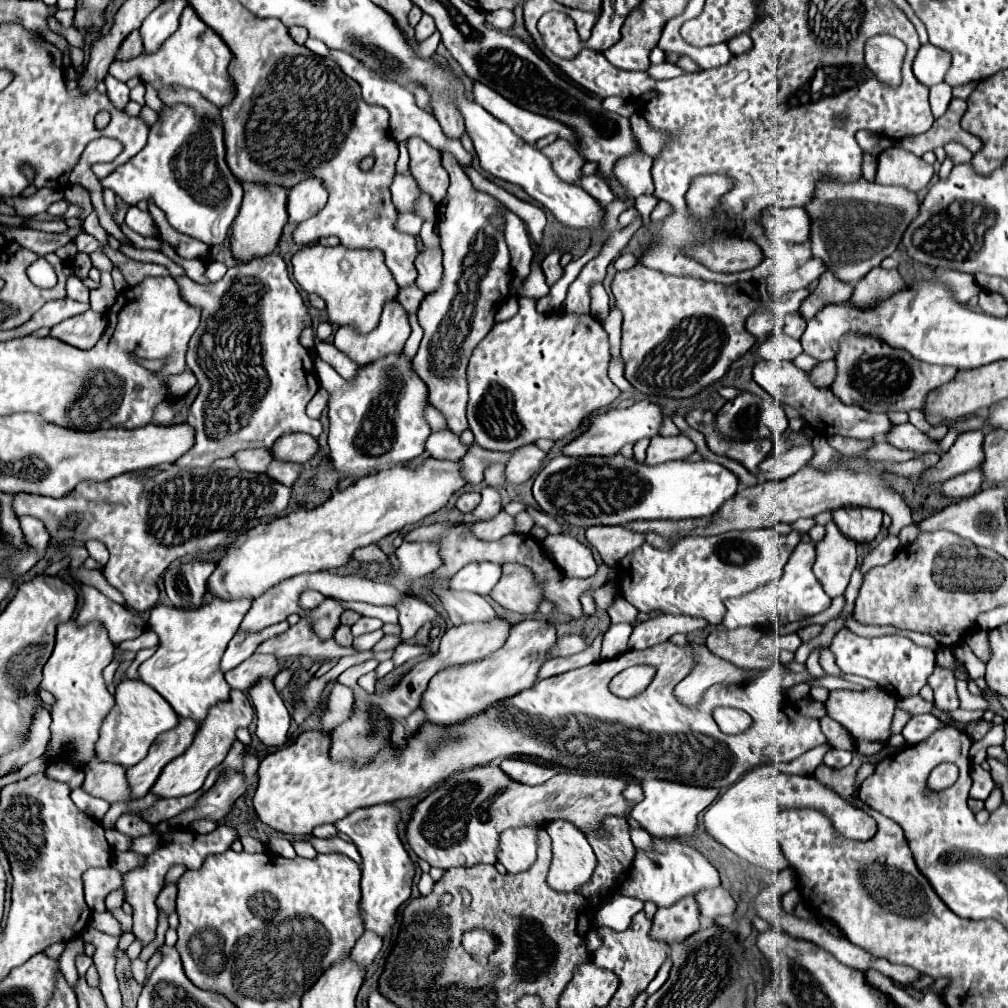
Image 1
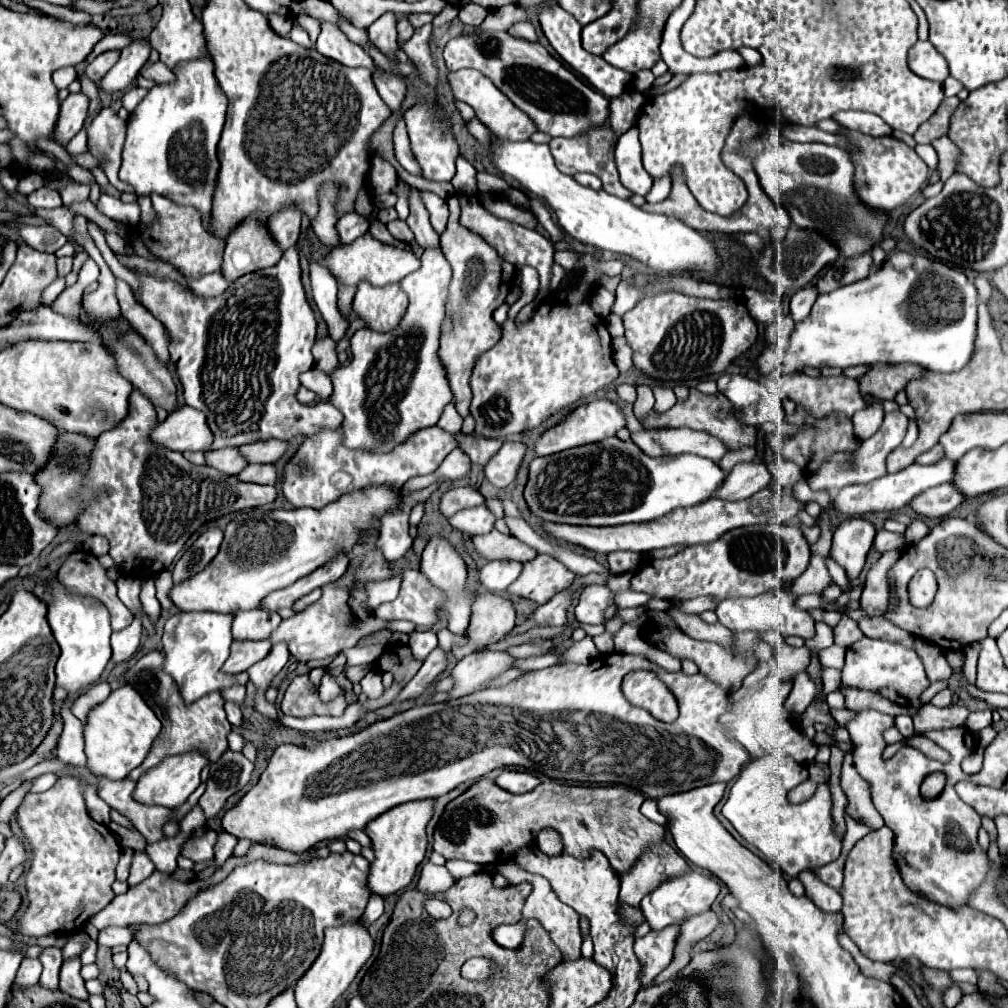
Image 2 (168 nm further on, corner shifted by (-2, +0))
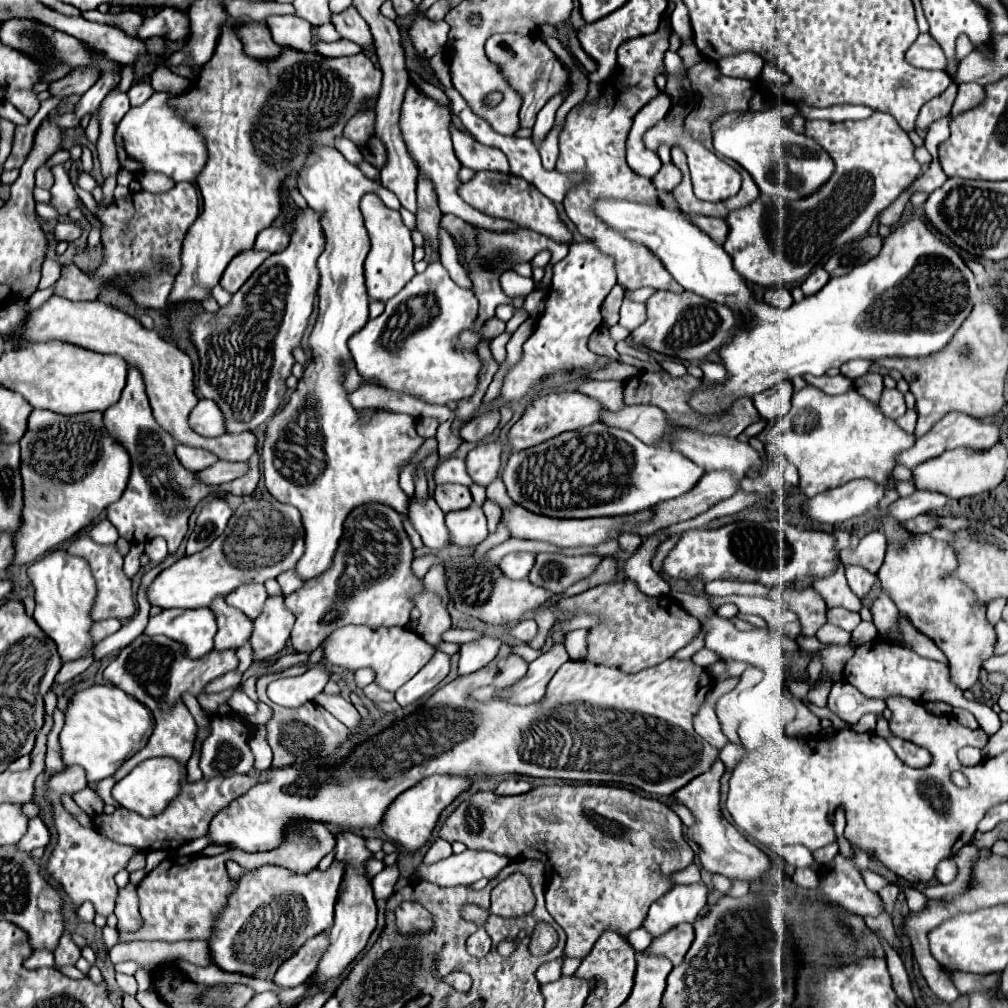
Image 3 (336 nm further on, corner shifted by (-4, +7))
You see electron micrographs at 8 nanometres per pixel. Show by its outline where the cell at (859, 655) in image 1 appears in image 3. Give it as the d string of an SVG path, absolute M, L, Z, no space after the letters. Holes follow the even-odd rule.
M875 639L875 641L869 641L869 643L861 645L845 665L845 681L851 683L855 689L859 689L869 699L887 699L887 697L893 697L893 695L903 695L903 697L909 697L917 703L943 701L943 703L949 703L951 707L967 709L977 717L979 727L987 735L997 733L999 727L1001 727L999 715L989 705L973 703L973 701L967 701L963 697L963 691L957 685L953 685L951 675L949 675L949 667L945 663L925 659L925 657L917 655L915 651L893 645L889 641Z

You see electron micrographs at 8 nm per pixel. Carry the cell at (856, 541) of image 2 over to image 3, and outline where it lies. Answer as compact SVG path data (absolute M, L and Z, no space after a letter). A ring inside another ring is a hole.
M847 567L847 569L845 569L845 575L847 575L847 581L849 581L851 591L853 591L861 601L867 597L867 593L871 591L871 587L873 587L875 581L877 581L877 575L869 573L867 569L861 569L861 567Z

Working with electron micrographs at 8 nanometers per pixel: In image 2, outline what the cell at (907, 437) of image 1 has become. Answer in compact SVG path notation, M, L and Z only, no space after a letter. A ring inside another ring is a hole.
M891 412L891 414L885 414L885 420L881 424L881 428L869 438L869 440L863 440L861 446L855 450L855 452L837 452L833 456L829 456L821 468L813 474L807 476L807 484L811 490L827 490L827 492L837 492L841 490L843 486L849 486L849 484L865 484L865 482L871 482L875 478L879 478L879 470L885 468L885 458L891 450L895 450L905 434L907 434L907 426L909 426L909 418L903 416L901 412Z

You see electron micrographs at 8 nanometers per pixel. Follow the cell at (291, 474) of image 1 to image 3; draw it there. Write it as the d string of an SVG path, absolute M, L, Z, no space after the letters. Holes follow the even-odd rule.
M215 461L207 469L195 473L197 481L203 485L223 485L233 479L239 479L247 471L247 463L229 463L229 461Z

